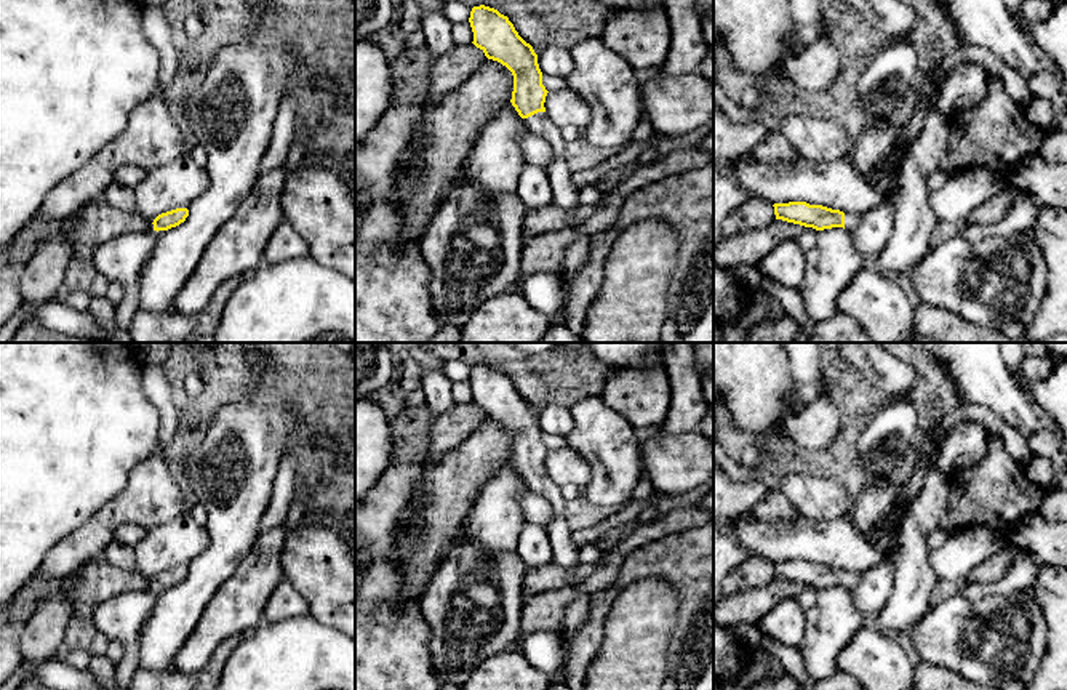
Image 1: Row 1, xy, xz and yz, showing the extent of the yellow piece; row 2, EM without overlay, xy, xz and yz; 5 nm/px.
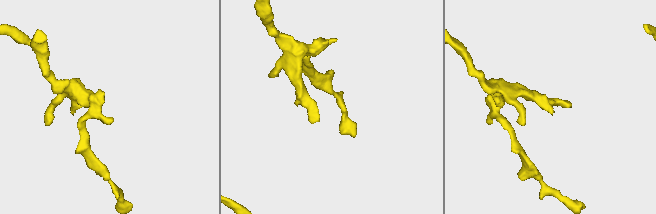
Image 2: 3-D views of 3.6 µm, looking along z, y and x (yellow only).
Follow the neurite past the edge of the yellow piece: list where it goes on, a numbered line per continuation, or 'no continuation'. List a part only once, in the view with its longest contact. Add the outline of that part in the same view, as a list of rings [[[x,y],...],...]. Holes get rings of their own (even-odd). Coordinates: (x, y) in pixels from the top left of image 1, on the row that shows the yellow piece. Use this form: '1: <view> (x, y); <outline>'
1: xz (565, 194); [[[537,112],[525,118],[525,122],[531,133],[539,134],[552,146],[553,162],[545,170],[553,191],[553,205],[563,211],[579,208],[579,189],[571,181],[571,171],[565,160],[566,142],[560,134],[560,128],[549,120],[545,112]]]

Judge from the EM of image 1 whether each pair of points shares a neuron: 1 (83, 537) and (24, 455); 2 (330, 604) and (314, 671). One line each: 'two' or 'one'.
1: two
2: two

